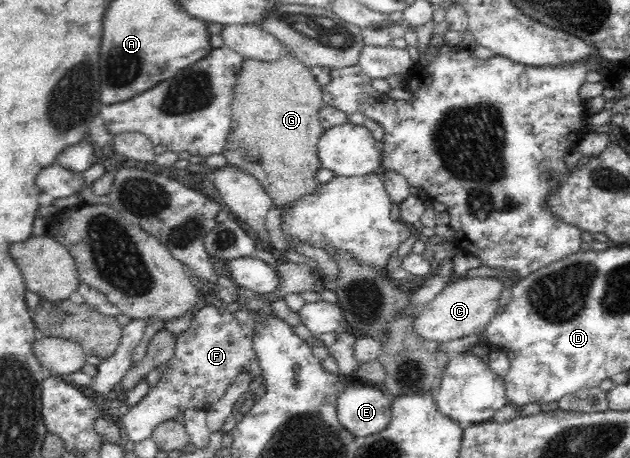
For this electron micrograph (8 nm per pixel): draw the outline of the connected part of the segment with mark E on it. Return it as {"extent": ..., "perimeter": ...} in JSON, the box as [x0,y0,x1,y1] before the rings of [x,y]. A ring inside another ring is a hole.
{"extent":[336,381,392,439],"perimeter":[[[359,381],[340,393],[336,414],[340,424],[360,439],[388,426],[392,402],[382,387]]]}

